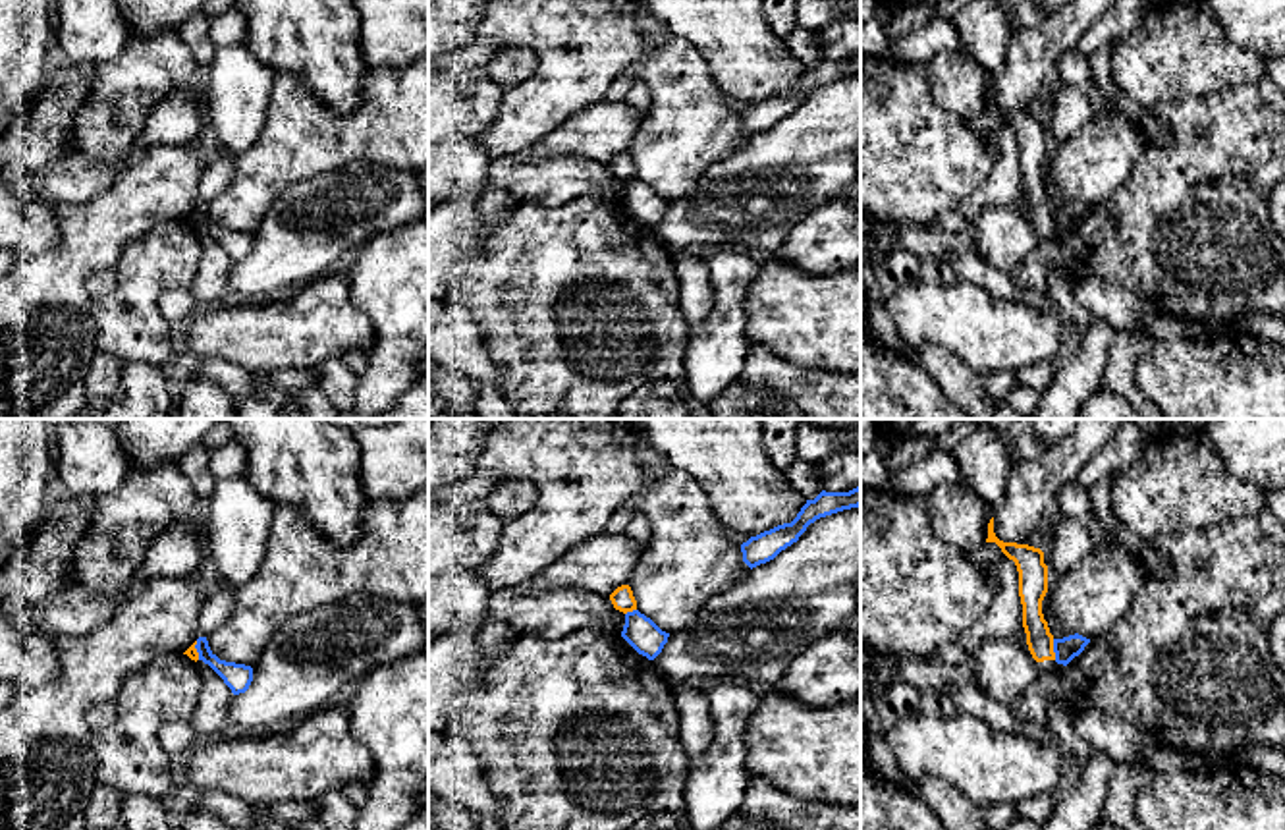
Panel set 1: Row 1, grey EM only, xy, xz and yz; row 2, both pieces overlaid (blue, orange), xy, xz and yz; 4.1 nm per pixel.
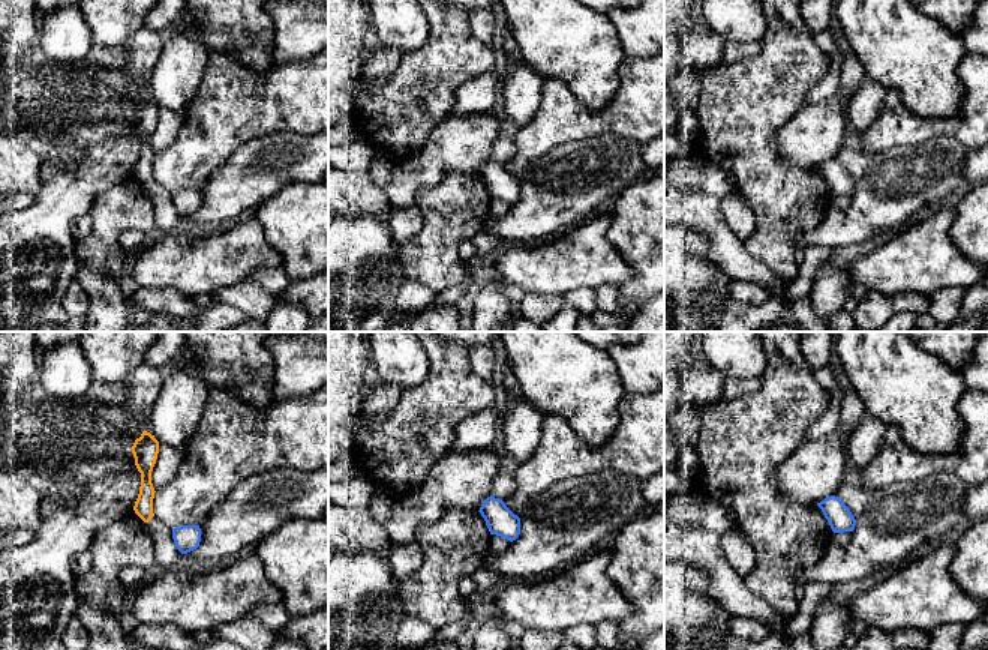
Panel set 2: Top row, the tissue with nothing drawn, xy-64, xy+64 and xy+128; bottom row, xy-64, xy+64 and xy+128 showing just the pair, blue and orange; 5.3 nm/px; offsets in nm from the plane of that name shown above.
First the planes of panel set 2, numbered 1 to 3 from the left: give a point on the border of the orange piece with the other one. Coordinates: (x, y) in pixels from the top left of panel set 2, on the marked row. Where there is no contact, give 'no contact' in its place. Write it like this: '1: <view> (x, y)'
1: no contact
2: no contact
3: no contact

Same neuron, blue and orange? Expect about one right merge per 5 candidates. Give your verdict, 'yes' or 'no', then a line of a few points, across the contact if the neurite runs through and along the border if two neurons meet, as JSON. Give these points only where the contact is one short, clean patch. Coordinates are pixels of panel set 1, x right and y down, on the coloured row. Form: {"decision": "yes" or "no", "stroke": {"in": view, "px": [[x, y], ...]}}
{"decision": "no", "stroke": {"in": "yz", "px": [[1052, 639], [1056, 659]]}}

